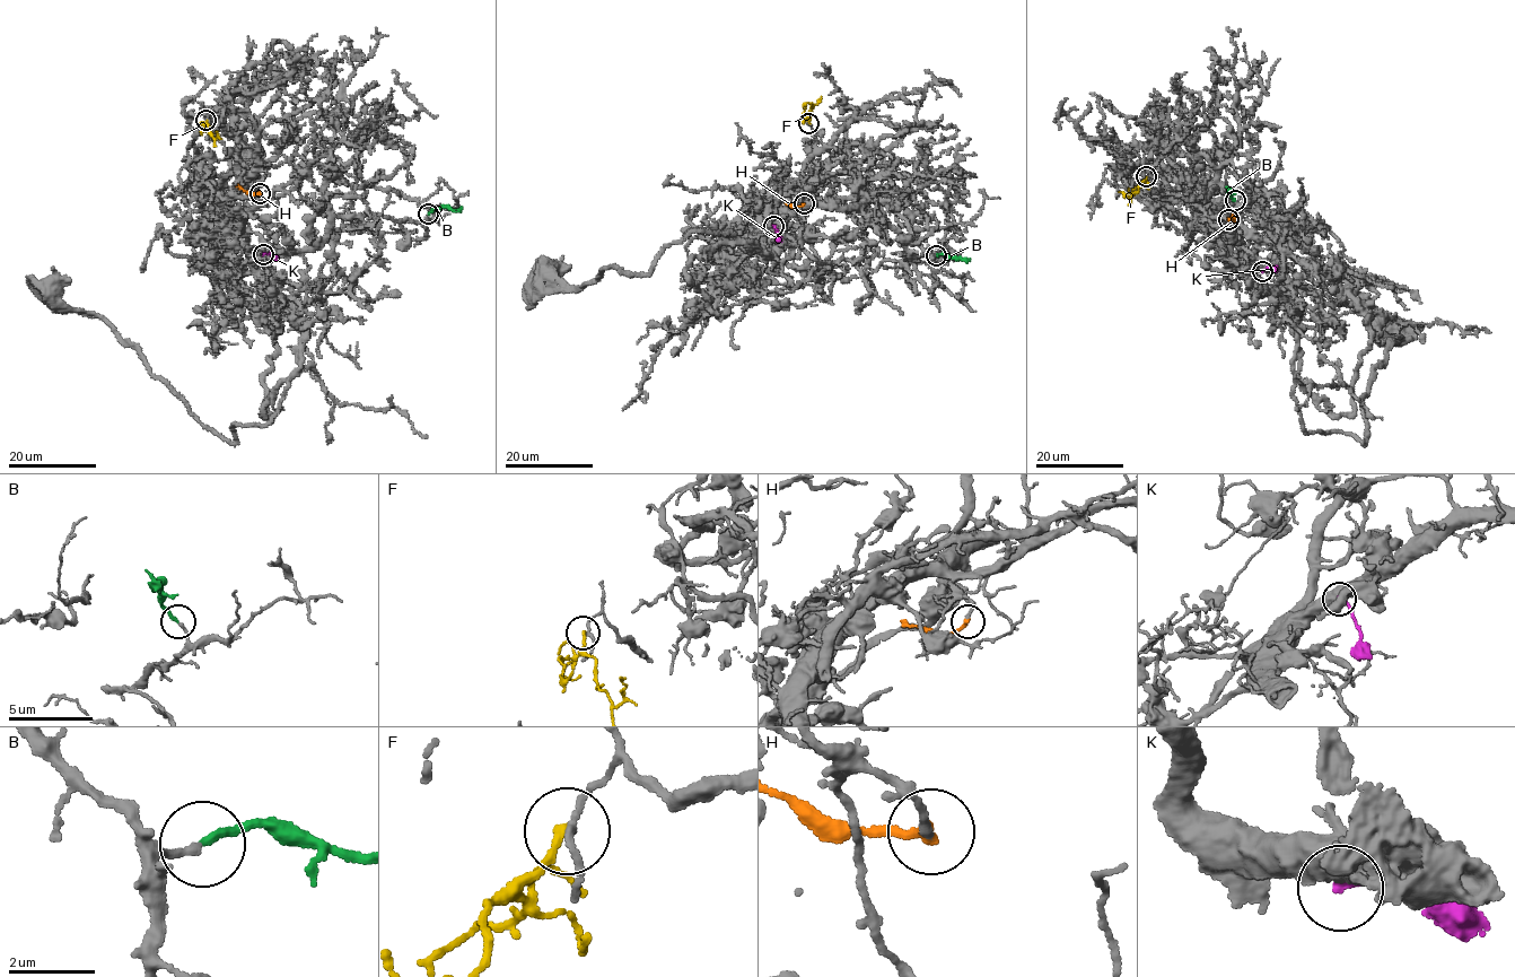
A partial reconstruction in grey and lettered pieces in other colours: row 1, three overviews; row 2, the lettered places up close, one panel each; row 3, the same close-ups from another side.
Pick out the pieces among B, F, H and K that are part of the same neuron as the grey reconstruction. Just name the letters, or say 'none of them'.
B

